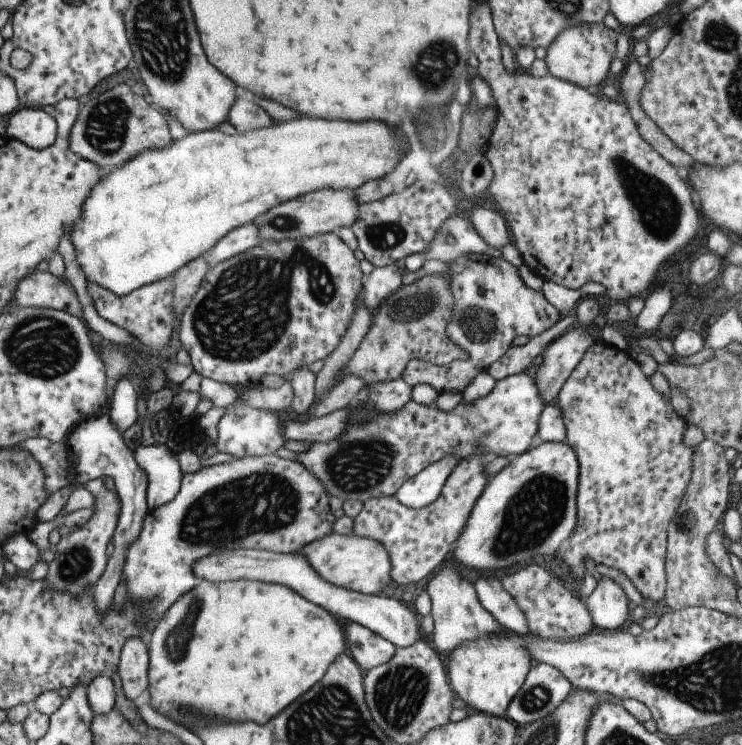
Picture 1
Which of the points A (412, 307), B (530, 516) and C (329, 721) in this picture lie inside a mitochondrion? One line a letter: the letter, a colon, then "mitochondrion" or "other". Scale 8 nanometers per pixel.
A: mitochondrion
B: mitochondrion
C: mitochondrion

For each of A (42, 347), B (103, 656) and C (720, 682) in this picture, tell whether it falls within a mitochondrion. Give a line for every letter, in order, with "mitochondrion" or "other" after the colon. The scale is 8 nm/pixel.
A: mitochondrion
B: other
C: mitochondrion

